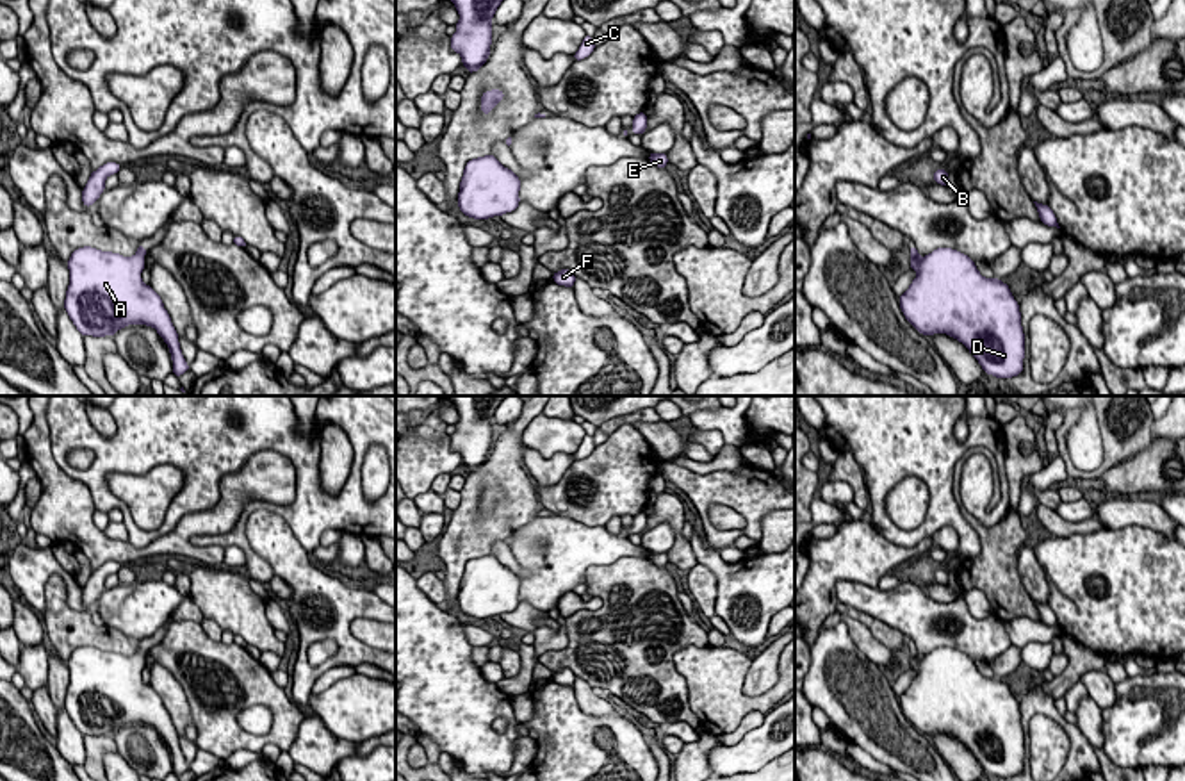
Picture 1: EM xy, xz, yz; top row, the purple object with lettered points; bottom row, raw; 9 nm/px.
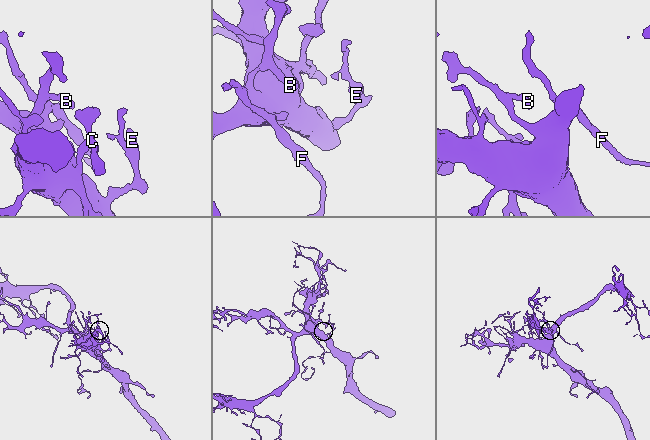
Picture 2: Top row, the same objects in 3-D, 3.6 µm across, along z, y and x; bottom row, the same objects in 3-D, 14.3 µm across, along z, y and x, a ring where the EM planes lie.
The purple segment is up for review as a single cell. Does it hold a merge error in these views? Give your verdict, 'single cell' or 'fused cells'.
single cell

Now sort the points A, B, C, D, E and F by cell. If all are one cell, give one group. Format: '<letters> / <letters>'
A B C D E F

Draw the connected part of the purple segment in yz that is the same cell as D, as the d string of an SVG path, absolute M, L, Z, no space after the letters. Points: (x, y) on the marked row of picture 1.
M916 246L911 251L911 269L918 273L898 303L905 319L921 335L946 333L962 342L978 360L985 374L1012 378L1023 373L1025 333L1019 303L1007 284L985 278L975 262L962 251L937 248L919 257Z

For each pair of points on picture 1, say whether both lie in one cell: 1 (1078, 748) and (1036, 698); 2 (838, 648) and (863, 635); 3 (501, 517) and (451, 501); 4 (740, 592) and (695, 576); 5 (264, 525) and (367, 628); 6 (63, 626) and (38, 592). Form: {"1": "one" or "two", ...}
{"1": "one", "2": "two", "3": "two", "4": "two", "5": "two", "6": "two"}

